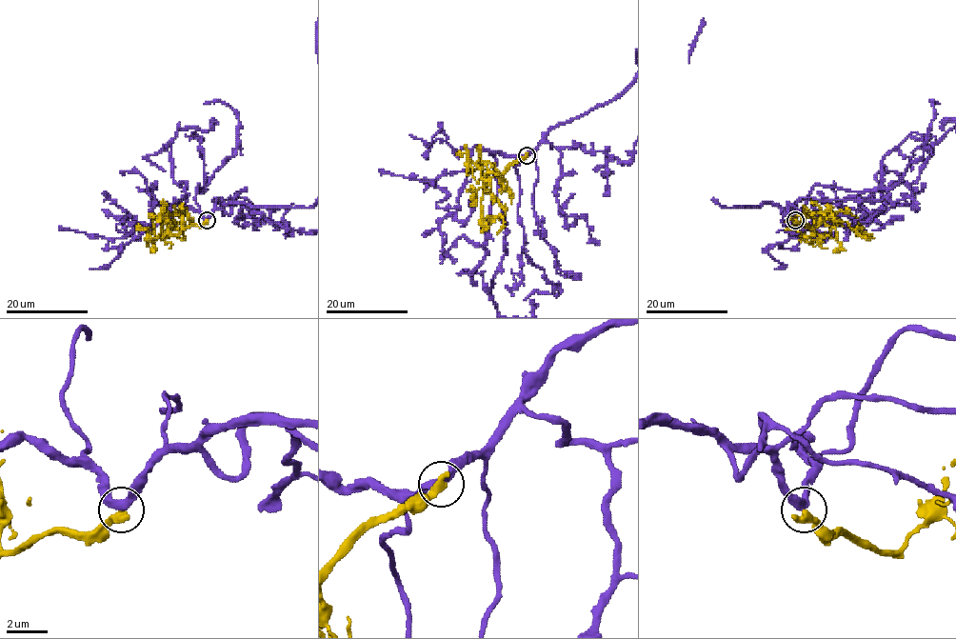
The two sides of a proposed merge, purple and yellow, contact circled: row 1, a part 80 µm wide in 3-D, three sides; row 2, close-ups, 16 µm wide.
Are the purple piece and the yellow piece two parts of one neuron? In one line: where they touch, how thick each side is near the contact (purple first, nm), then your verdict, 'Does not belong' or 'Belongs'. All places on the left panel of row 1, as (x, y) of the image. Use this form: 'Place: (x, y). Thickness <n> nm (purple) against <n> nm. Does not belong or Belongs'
Place: (207, 220). Thickness 360 nm (purple) against 480 nm. Does not belong

